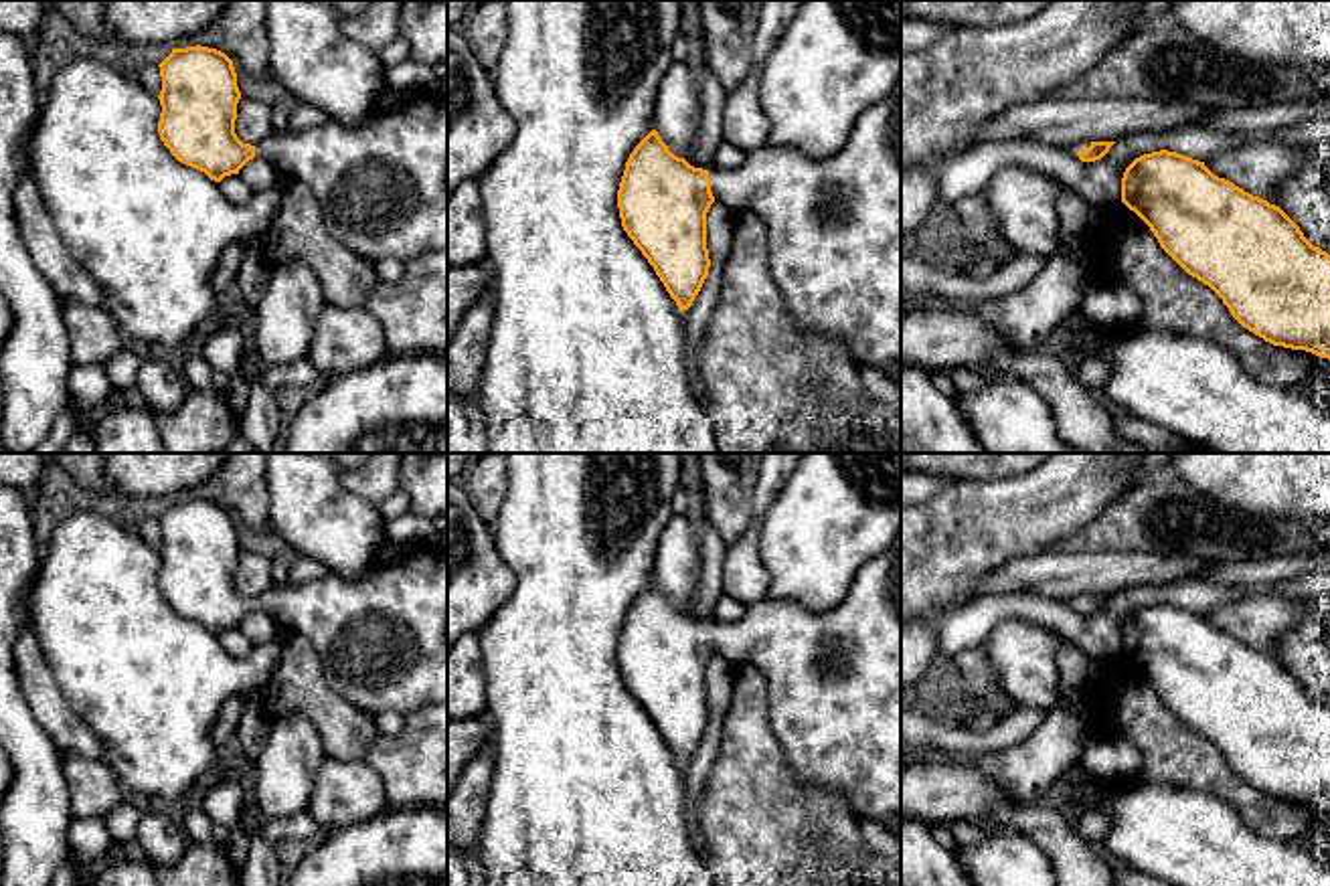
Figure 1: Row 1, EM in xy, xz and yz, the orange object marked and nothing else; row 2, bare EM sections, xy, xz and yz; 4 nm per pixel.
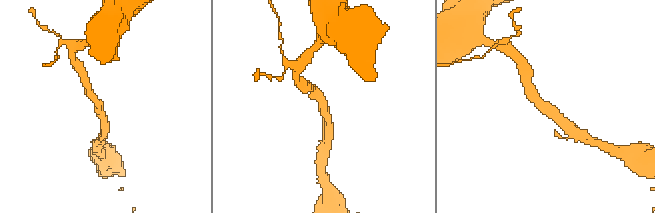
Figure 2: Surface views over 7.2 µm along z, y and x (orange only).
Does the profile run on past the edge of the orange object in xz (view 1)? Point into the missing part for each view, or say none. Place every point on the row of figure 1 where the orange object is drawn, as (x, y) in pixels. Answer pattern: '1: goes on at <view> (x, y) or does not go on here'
1: goes on at xz (833, 225)

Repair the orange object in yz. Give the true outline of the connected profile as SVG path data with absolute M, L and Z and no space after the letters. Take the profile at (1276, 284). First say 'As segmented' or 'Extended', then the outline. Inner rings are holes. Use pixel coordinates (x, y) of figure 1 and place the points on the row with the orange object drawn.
As segmented. M1168 150L1144 154L1126 168L1121 202L1150 227L1160 247L1188 275L1223 299L1243 328L1273 346L1330 360L1330 255L1314 247L1279 206L1215 176L1204 162Z

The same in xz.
Extended. M901 75L889 97L856 119L844 148L822 160L765 144L739 168L702 170L674 156L656 129L634 148L617 190L621 227L680 312L709 275L706 212L715 200L763 220L771 277L804 330L842 340L860 368L889 374L901 364Z

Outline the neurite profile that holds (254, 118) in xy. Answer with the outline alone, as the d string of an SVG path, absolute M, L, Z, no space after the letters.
M241 97L237 103L235 134L243 144L259 144L271 131L273 107L251 97Z

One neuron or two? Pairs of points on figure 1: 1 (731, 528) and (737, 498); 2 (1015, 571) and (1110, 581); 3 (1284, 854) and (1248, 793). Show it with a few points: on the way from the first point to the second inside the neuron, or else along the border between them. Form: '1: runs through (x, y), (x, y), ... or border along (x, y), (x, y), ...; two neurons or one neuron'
1: runs through (731, 520), (731, 506); one neuron
2: runs through (1039, 573), (1086, 573); one neuron
3: border along (1237, 812), (1248, 826), (1272, 838), (1306, 842); two neurons

